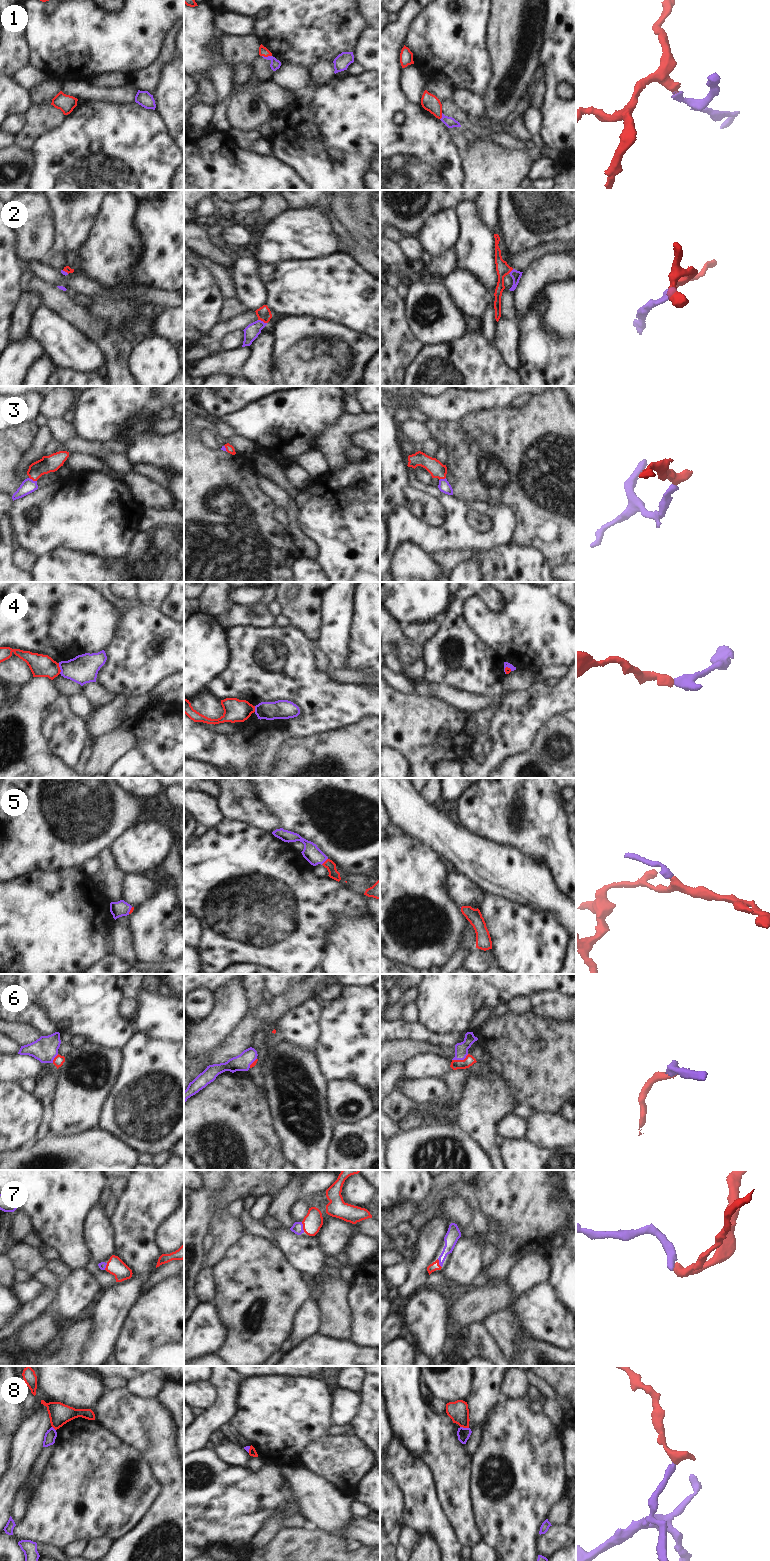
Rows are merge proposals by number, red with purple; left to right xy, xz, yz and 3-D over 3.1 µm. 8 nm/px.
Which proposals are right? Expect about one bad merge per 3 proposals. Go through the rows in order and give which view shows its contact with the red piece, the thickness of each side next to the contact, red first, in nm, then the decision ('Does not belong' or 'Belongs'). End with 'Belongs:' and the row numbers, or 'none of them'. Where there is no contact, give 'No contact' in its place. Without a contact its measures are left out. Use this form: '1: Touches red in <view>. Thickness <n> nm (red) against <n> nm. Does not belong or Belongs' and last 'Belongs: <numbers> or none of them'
1: Touches red in xz. Thickness 80 nm (red) against 80 nm. Belongs
2: Touches red in xz. Thickness 110 nm (red) against 120 nm. Belongs
3: Touches red in xy. Thickness 140 nm (red) against 120 nm. Belongs
4: Touches red in xy. Thickness 180 nm (red) against 240 nm. Does not belong
5: Touches red in xz. Thickness 80 nm (red) against 140 nm. Belongs
6: Touches red in yz. Thickness 80 nm (red) against 110 nm. Belongs
7: Touches red in xz. Thickness 160 nm (red) against 90 nm. Belongs
8: Touches red in yz. Thickness 170 nm (red) against 100 nm. Does not belong
Belongs: 1, 2, 3, 5, 6, 7

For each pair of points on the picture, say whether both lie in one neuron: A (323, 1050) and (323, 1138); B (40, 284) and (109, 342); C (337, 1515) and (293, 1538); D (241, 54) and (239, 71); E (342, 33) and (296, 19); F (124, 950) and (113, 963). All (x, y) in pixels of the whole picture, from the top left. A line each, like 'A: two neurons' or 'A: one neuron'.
A: two neurons
B: one neuron
C: two neurons
D: two neurons
E: one neuron
F: two neurons

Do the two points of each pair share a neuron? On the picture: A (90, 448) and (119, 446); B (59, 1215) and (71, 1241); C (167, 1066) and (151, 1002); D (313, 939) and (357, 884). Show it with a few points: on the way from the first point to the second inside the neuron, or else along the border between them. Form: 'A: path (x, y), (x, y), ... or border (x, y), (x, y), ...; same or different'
A: path (97, 448), (112, 447); same
B: path (59, 1221), (66, 1235); same
C: border (138, 1031), (142, 1031), (157, 1039), (173, 1042); different
D: border (339, 881), (359, 893), (364, 898), (367, 908); different

